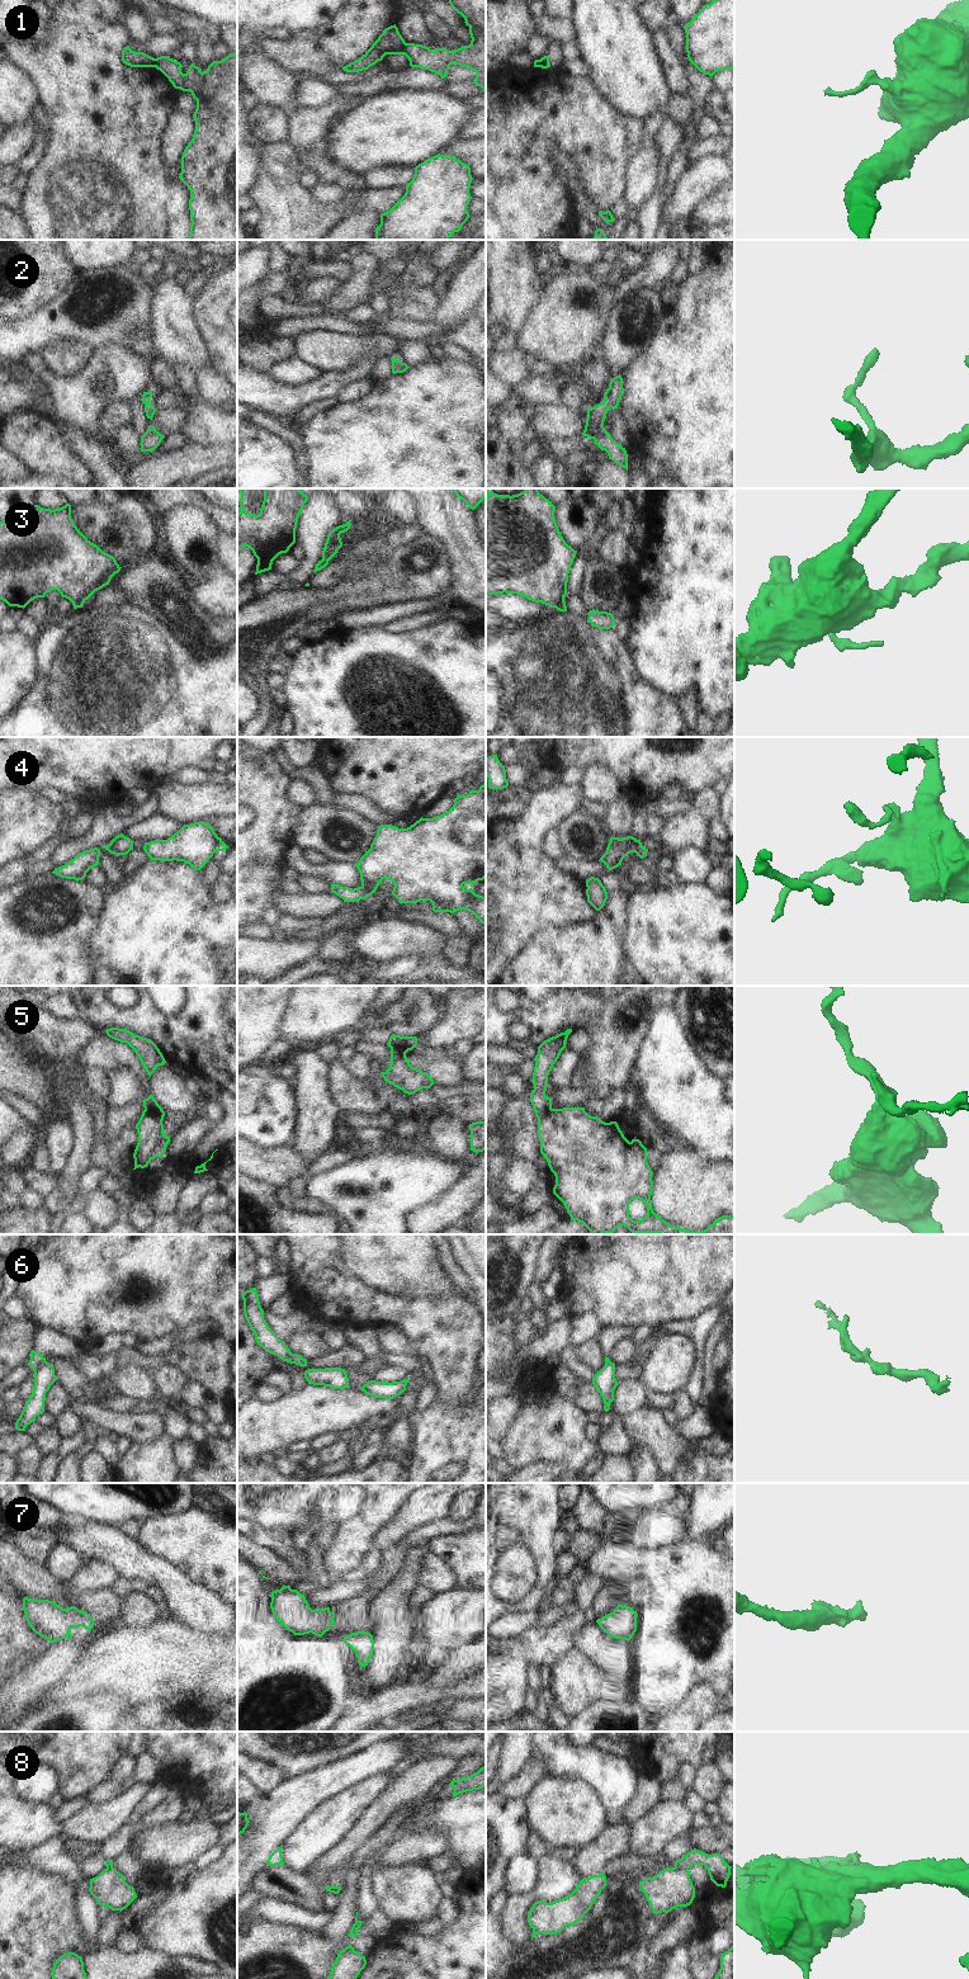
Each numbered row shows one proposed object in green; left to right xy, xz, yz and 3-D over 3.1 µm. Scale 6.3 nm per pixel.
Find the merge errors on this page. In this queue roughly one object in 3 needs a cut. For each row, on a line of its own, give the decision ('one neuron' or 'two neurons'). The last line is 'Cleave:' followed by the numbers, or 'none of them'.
1: two neurons
2: one neuron
3: two neurons
4: one neuron
5: two neurons
6: two neurons
7: one neuron
8: two neurons
Cleave: 1, 3, 5, 6, 8

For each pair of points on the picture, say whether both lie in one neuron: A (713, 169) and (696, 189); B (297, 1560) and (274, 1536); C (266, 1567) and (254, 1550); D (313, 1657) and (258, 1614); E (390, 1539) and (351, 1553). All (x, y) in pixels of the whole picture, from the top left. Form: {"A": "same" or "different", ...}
{"A": "same", "B": "same", "C": "same", "D": "same", "E": "different"}

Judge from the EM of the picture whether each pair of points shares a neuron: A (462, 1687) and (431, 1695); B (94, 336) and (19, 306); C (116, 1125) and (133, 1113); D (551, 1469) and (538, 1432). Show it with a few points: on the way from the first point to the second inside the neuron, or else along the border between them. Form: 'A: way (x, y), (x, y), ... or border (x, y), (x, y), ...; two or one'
A: way (454, 1692), (439, 1695); one
B: border (58, 296), (32, 313), (13, 321); two
C: way (119, 1122), (130, 1114); one
D: border (566, 1468), (554, 1463), (538, 1462), (519, 1469); two

